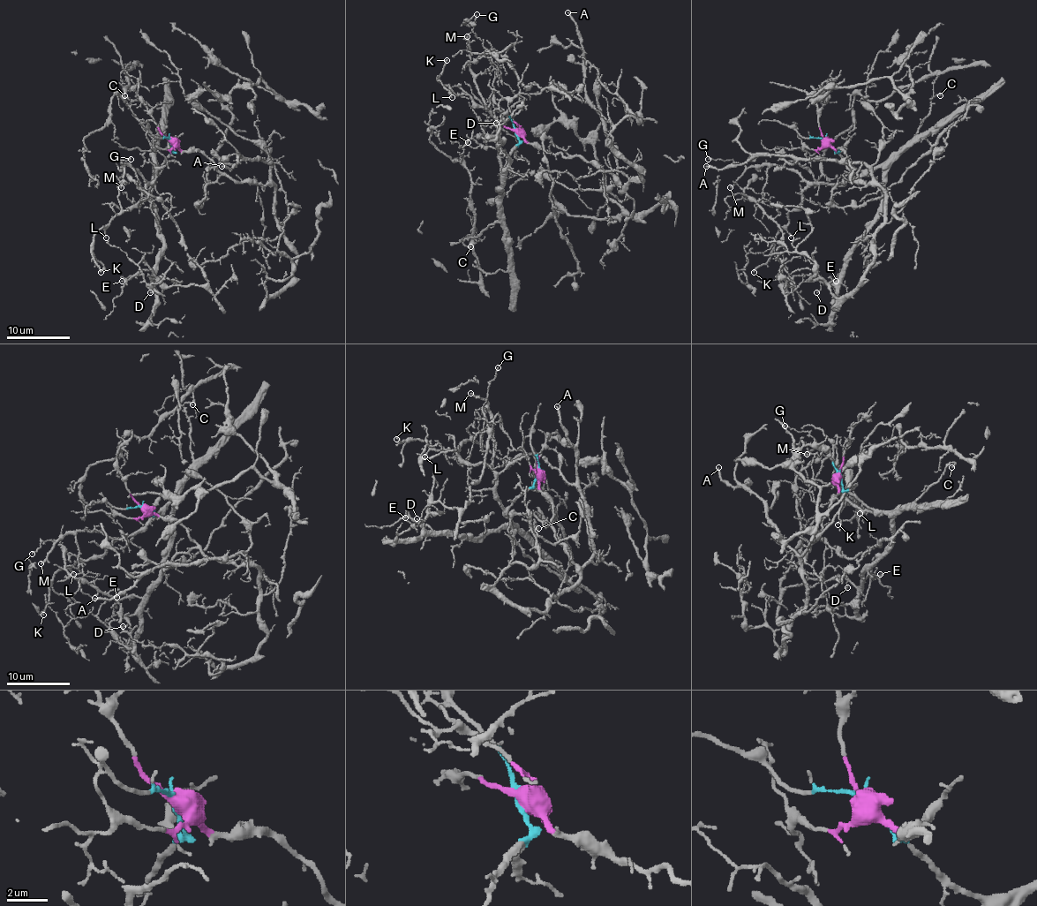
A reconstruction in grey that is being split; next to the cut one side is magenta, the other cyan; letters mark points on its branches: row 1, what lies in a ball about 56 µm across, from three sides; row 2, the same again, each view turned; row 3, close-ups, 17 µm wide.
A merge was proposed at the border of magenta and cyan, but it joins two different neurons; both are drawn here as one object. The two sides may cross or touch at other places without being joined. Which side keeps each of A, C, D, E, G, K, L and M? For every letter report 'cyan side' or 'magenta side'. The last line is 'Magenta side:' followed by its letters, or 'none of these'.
A: magenta side
C: cyan side
D: cyan side
E: cyan side
G: cyan side
K: cyan side
L: cyan side
M: cyan side
Magenta side: A

